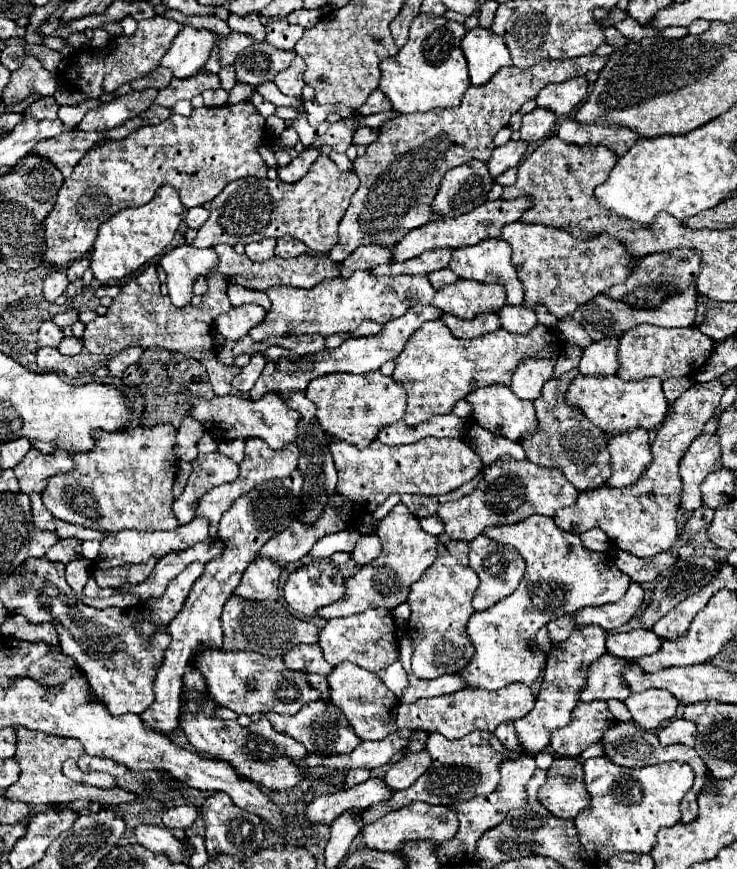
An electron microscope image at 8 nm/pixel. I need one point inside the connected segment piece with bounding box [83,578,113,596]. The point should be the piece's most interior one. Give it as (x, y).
(91, 589)

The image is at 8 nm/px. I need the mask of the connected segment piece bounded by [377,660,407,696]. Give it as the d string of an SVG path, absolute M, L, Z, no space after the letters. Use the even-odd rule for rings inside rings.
M397 660L395 664L379 670L377 674L379 674L379 678L383 680L383 684L385 684L389 690L393 690L397 696L403 694L403 690L407 688L407 672L403 670L403 666L401 666L399 660Z

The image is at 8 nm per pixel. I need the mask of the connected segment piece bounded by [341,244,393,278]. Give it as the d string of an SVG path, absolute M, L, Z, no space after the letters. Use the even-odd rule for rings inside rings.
M359 246L343 264L341 264L341 276L347 278L355 270L369 270L379 264L391 264L391 250L387 246Z

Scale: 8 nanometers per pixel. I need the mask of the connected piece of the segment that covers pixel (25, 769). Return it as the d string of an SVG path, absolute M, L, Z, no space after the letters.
M23 726L15 728L17 732L17 754L15 760L21 766L21 778L9 786L5 790L5 796L9 800L19 800L19 802L27 802L27 804L67 804L73 800L89 800L89 802L97 802L103 806L117 806L123 802L135 802L135 794L127 792L118 787L112 789L95 788L95 786L83 786L83 784L75 784L73 780L69 780L63 772L61 772L61 764L65 760L73 760L77 756L83 754L83 746L79 740L71 740L71 738L63 738L63 736L49 736L43 732L33 732L27 730Z

